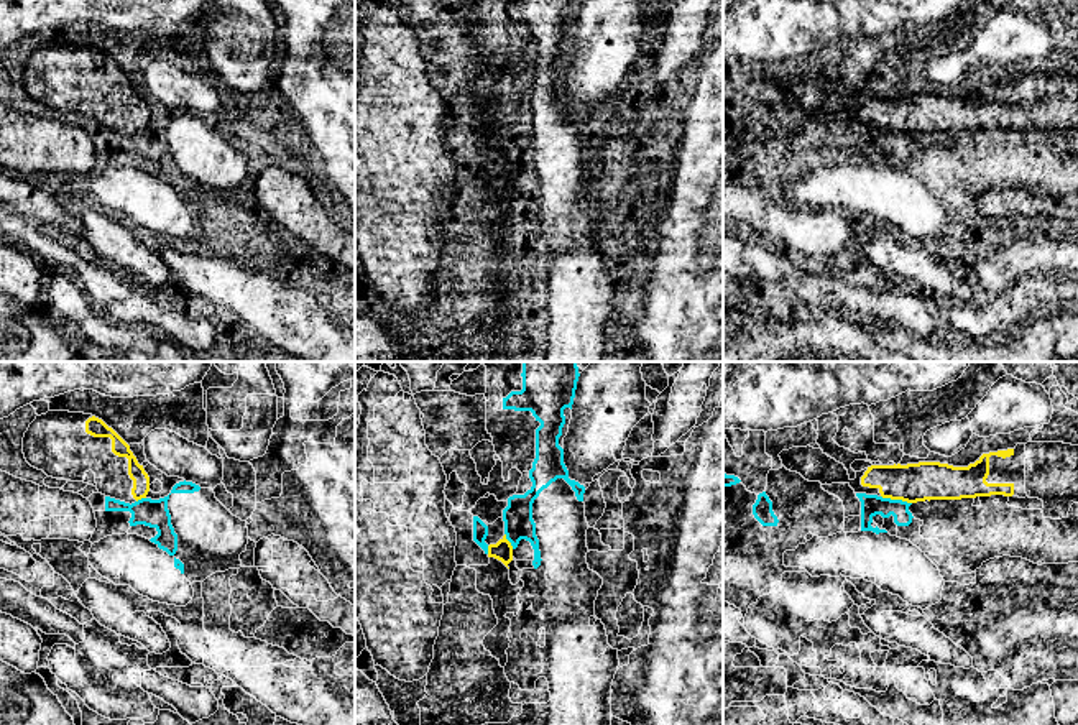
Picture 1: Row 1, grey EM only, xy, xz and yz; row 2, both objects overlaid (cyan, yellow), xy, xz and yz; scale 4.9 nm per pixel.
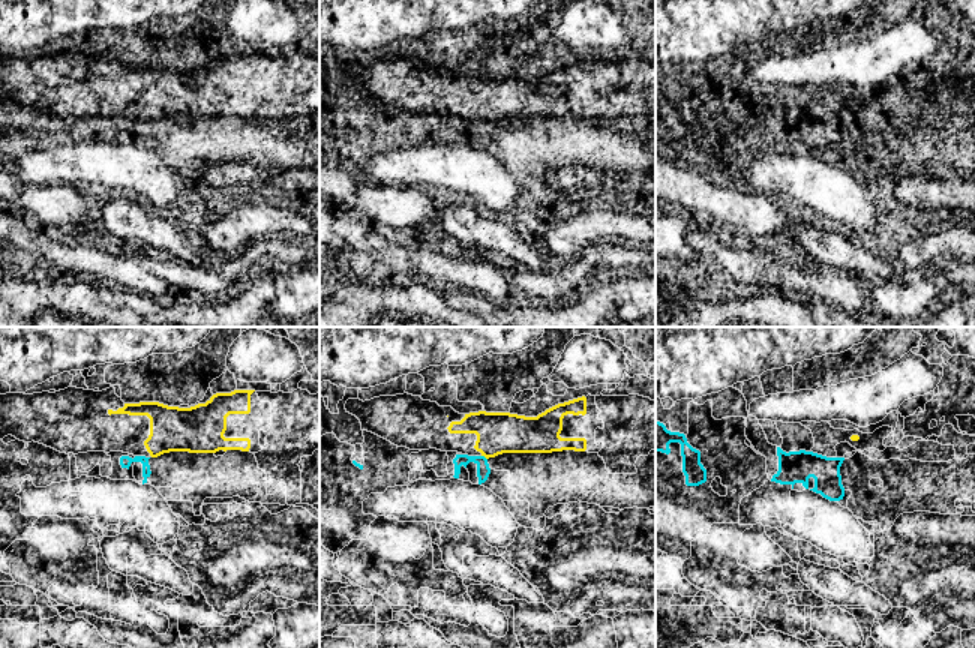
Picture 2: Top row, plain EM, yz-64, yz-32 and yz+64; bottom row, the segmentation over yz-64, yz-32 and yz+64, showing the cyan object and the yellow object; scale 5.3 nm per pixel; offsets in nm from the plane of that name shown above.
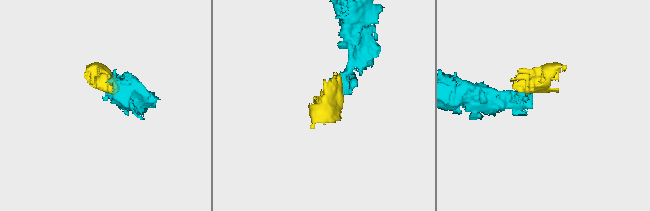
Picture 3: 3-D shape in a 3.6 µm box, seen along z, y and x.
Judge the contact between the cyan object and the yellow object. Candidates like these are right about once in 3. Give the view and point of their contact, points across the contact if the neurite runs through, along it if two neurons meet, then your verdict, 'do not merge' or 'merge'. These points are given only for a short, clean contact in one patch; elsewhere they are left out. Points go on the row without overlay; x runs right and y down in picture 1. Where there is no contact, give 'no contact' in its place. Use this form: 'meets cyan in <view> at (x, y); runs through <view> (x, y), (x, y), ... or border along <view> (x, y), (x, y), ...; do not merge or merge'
meets cyan in yz at (896, 132); border along yz (881, 127), (911, 135); do not merge

